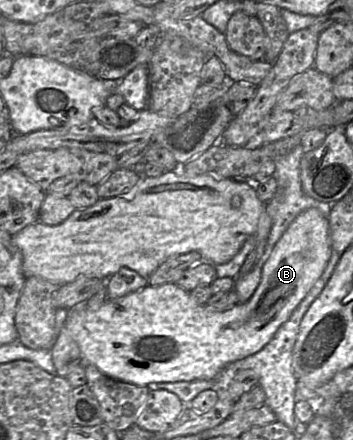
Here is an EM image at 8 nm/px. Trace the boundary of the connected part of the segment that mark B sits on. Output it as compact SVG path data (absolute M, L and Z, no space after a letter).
M308 208L298 214L298 216L291 222L282 237L276 243L269 259L262 268L262 278L259 286L250 300L246 303L237 304L225 311L217 311L206 305L198 304L192 298L190 292L178 286L176 282L165 283L158 286L148 284L142 289L131 292L120 298L107 300L97 310L89 309L86 305L86 301L84 303L79 303L71 309L68 309L65 325L78 344L85 362L95 365L102 373L112 379L126 383L132 383L137 386L148 386L150 383L154 382L164 383L177 381L212 380L222 371L225 366L257 353L273 338L280 326L289 319L293 311L297 308L297 306L304 299L316 281L320 278L330 259L331 253L332 249L329 219L325 217L319 209Z

